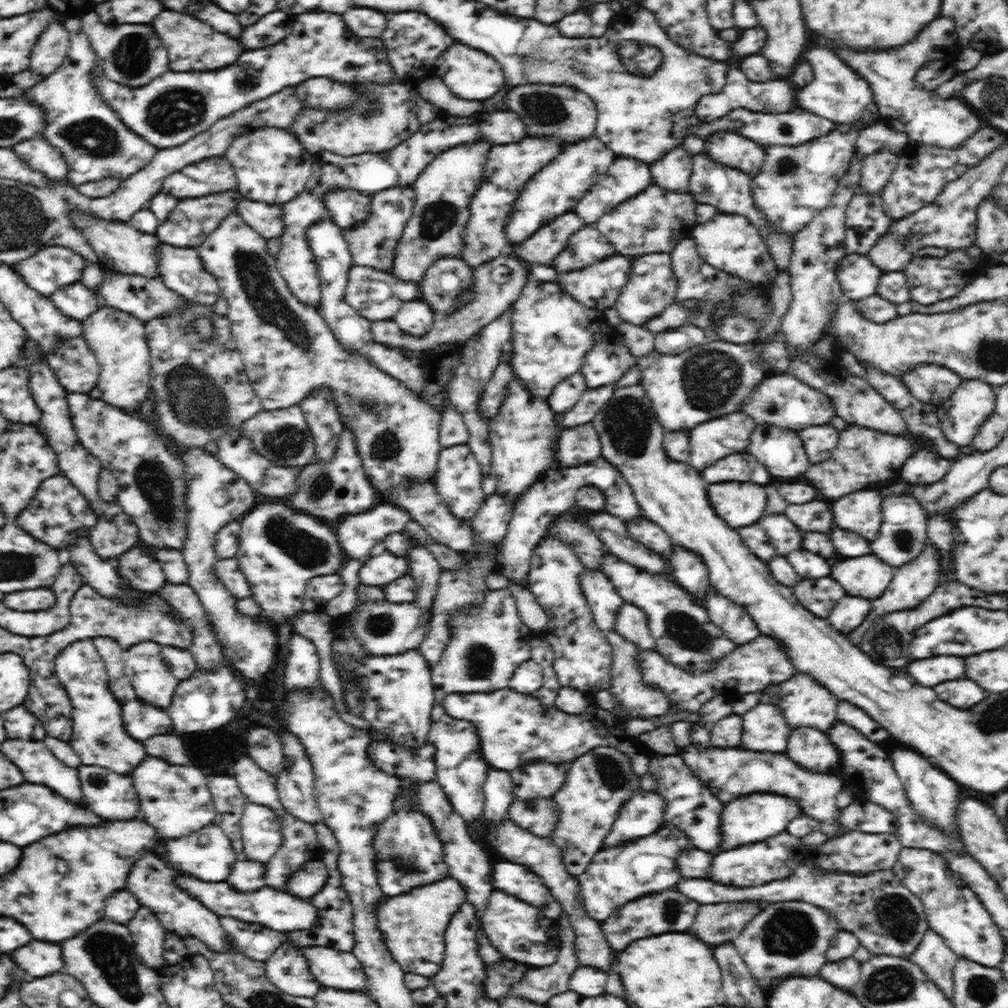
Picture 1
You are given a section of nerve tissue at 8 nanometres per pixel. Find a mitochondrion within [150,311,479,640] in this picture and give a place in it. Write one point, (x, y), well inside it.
(196, 401)

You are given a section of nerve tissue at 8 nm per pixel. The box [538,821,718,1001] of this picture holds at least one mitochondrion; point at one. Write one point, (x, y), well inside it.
(673, 910)

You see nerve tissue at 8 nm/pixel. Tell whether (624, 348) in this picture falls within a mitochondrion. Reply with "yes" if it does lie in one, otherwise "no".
no

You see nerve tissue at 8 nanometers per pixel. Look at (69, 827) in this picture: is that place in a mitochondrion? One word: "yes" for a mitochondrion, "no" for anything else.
no

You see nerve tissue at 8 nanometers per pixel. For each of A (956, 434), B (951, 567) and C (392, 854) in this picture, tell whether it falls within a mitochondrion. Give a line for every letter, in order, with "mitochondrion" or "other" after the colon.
A: other
B: other
C: mitochondrion

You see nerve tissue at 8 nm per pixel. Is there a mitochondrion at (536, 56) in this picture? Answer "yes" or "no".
yes

